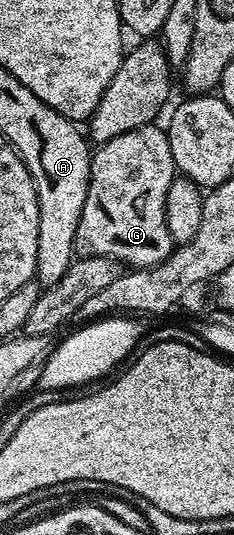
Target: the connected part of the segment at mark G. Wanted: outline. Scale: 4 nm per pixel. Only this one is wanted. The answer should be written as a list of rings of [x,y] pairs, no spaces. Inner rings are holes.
[[[159,124],[143,125],[134,131],[126,131],[122,135],[114,135],[114,139],[103,142],[93,152],[92,166],[90,167],[90,187],[86,191],[86,207],[82,207],[82,219],[78,219],[78,235],[76,236],[76,247],[81,254],[90,257],[112,257],[119,261],[121,266],[133,269],[148,269],[151,265],[161,265],[170,254],[174,244],[166,227],[166,191],[170,191],[170,183],[176,180],[178,170],[174,163],[174,155],[170,155],[170,143],[168,134]]]

